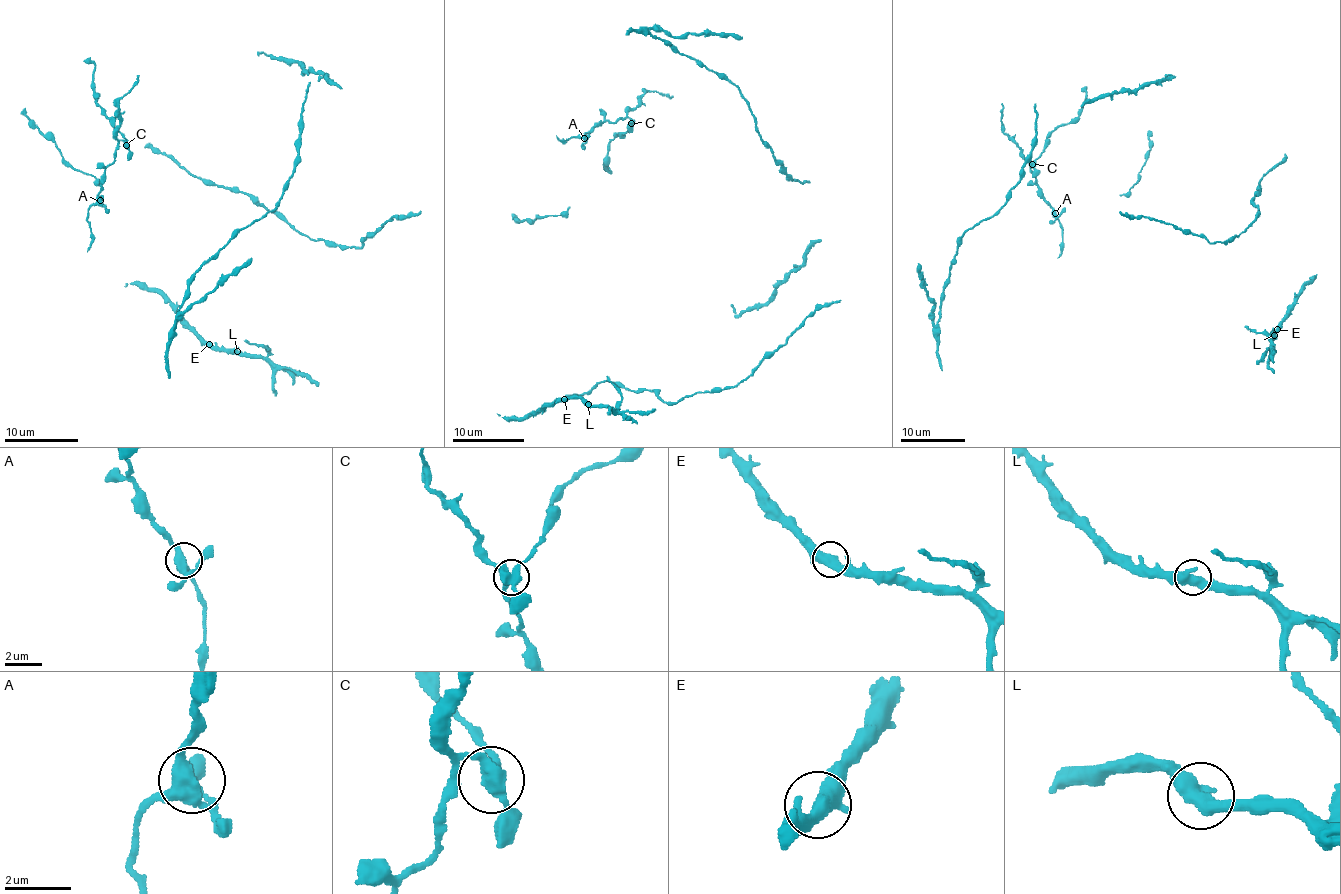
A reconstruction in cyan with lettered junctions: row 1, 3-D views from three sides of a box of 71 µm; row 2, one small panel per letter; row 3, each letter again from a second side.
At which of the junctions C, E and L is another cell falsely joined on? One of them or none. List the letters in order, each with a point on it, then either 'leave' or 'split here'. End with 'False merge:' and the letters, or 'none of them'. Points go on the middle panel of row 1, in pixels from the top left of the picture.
C: place (631, 123); split here
E: place (564, 399); leave
L: place (588, 404); leave
False merge: C

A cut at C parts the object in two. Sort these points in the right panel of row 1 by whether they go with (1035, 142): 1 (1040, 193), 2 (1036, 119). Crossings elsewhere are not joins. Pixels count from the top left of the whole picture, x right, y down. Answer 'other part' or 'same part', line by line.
1: other part
2: same part

